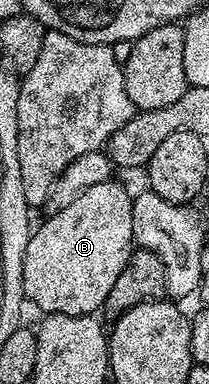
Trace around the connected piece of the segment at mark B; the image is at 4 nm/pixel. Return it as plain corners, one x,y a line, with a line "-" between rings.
118,179
97,183
81,191
69,207
61,207
61,211
50,214
46,218
48,221
32,232
23,252
23,296
40,309
40,314
95,315
106,306
109,291
113,291
117,275
125,271
125,263
129,263
135,245
132,200
132,194
127,194
126,187

